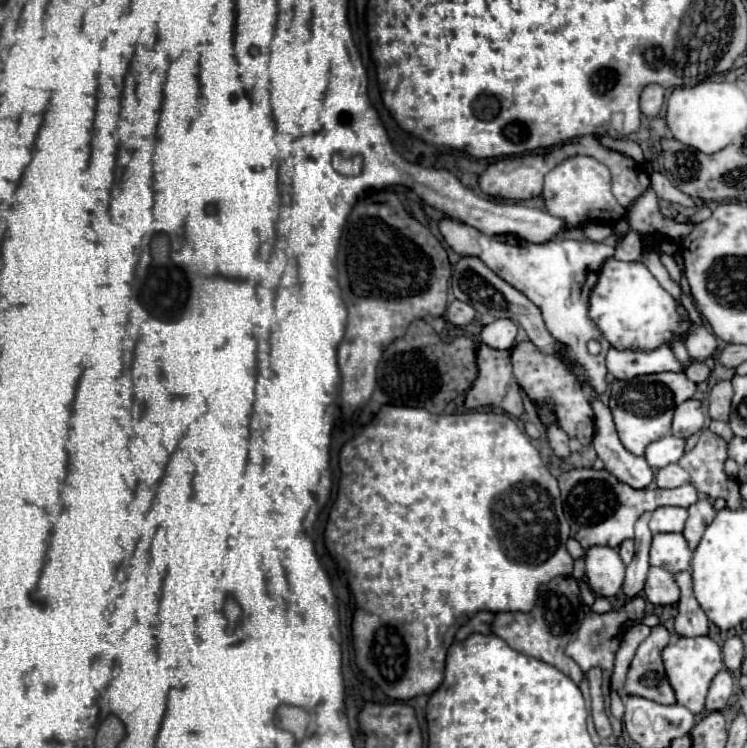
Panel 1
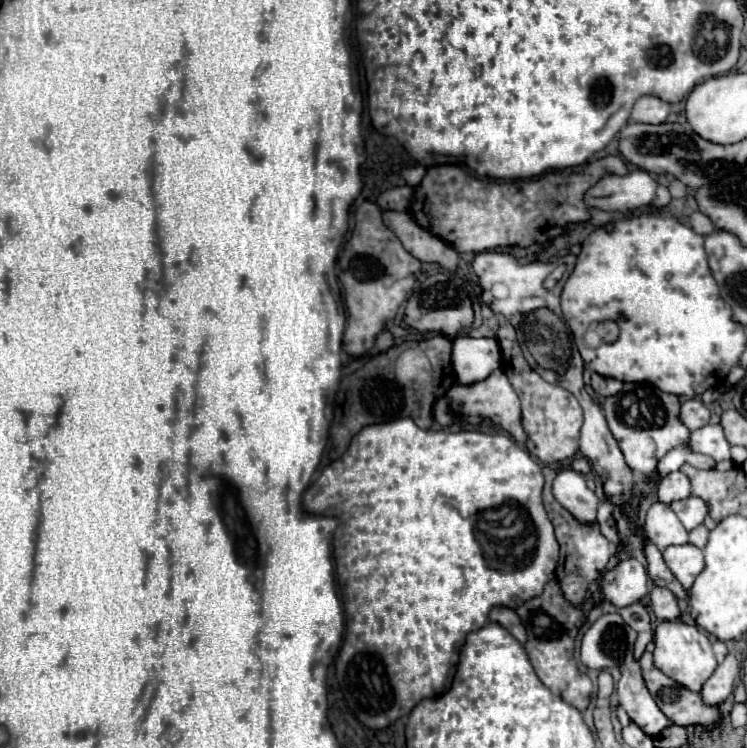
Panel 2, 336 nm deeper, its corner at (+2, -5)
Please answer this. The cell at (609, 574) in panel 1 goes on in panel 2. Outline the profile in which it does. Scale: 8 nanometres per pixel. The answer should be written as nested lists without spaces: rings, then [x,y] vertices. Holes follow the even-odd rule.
[[[636,558],[622,560],[602,578],[602,596],[618,608],[640,602],[648,594],[646,568]]]

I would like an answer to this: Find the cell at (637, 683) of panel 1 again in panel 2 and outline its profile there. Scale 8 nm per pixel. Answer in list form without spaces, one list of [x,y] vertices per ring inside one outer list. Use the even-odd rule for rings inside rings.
[[[644,652],[642,658],[640,658],[640,664],[642,664],[642,676],[644,676],[644,682],[650,690],[650,694],[654,696],[658,708],[666,714],[666,718],[672,722],[672,724],[678,724],[678,726],[696,726],[700,724],[704,730],[712,730],[716,724],[720,724],[722,720],[722,712],[718,710],[718,706],[710,708],[706,704],[702,704],[702,698],[698,692],[692,692],[688,688],[684,688],[682,684],[678,684],[676,680],[668,678],[664,672],[660,672],[654,662],[652,662],[652,654],[650,652]]]

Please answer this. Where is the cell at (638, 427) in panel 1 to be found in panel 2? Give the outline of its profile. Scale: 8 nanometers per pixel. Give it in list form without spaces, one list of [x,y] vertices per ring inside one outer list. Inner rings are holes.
[[[624,384],[624,388],[608,396],[604,402],[604,416],[608,420],[610,432],[616,438],[626,464],[634,472],[642,472],[646,476],[656,472],[660,458],[672,448],[688,442],[690,430],[680,422],[680,402],[674,394],[664,394],[652,384]]]

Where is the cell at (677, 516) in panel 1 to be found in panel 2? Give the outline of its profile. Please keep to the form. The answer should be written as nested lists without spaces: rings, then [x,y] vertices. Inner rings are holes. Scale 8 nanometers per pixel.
[[[654,502],[646,514],[646,526],[644,534],[660,548],[666,550],[674,544],[686,544],[688,532],[674,514],[674,510],[668,504]]]

